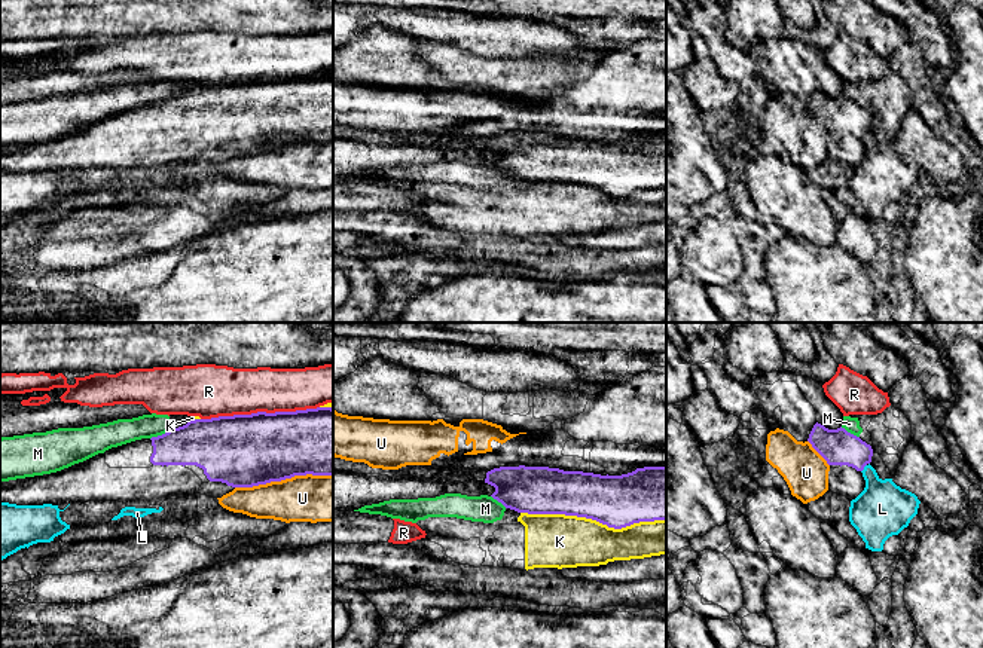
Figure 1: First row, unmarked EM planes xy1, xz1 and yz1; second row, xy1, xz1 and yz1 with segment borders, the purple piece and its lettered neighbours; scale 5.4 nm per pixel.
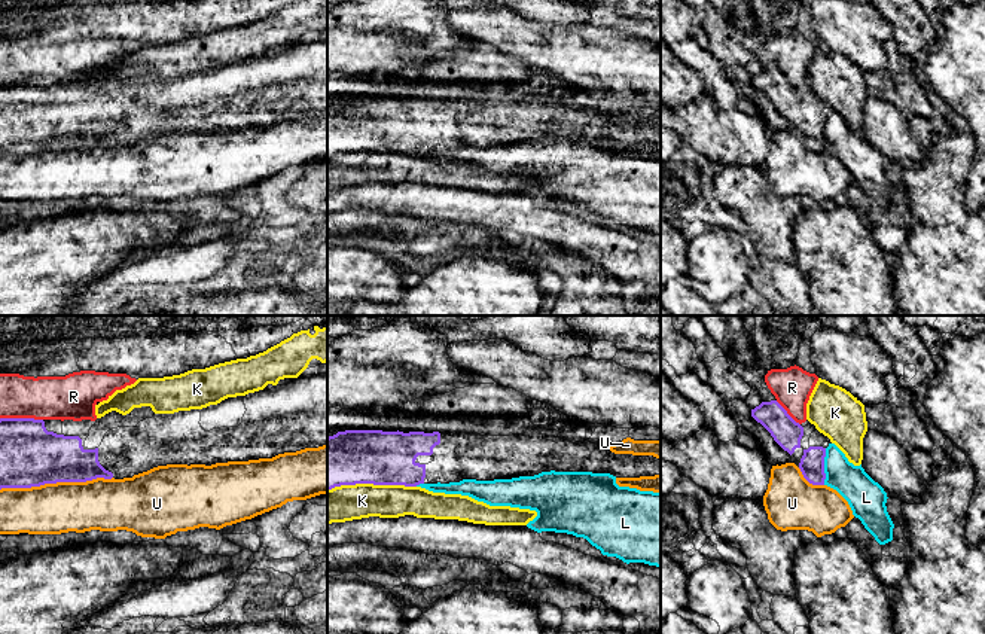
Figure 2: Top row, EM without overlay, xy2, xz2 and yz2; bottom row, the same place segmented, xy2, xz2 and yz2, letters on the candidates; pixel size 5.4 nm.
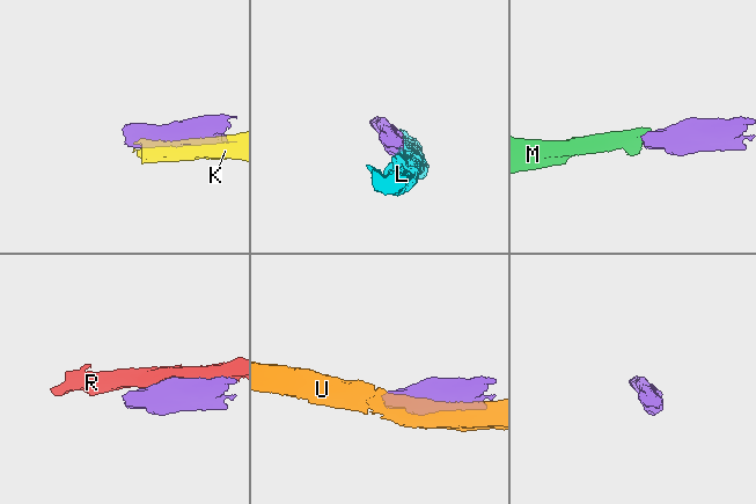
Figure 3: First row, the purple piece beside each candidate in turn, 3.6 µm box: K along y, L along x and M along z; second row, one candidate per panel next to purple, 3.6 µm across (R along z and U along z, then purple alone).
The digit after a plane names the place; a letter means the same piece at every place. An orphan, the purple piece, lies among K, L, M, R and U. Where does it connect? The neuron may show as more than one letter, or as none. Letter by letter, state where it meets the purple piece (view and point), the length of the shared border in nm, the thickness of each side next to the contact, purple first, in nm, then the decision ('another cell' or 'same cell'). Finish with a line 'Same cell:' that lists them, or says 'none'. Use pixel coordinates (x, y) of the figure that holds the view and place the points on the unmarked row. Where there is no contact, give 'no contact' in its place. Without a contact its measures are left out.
K: xz1 (594, 186) | 800 nm | 280/280 nm | another cell
L: yz2 (823, 133) | 200 nm | 130/180 nm | another cell
M: xy1 (162, 101) | 140 nm | 280/140 nm | another cell
R: xy1 (259, 79) | 650 nm | 400/280 nm | another cell
U: xy2 (55, 149) | 600 nm | 340/280 nm | another cell
Same cell: none

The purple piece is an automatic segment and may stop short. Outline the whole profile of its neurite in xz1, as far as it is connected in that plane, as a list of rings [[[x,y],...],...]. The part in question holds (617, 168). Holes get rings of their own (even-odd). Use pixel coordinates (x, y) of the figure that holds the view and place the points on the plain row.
[[[519,132],[471,144],[494,153],[491,163],[518,180],[586,184],[614,196],[666,187],[666,134],[601,143]]]

